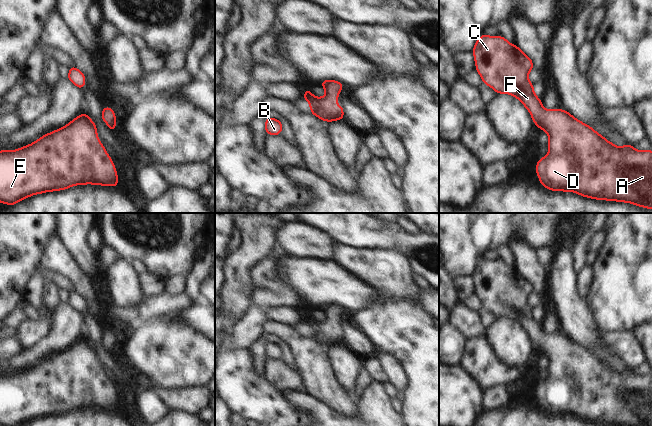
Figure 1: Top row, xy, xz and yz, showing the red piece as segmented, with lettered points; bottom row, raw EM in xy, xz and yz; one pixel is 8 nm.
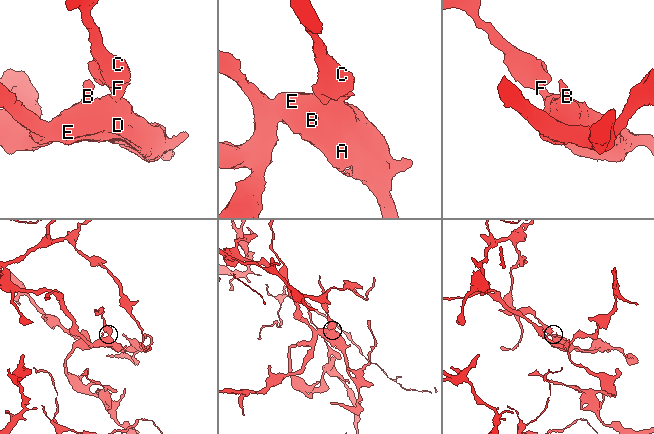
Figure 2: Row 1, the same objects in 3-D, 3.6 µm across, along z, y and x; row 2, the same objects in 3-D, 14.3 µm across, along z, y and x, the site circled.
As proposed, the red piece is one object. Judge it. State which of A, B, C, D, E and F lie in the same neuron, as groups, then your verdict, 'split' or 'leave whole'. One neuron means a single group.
A B C D E F; leave whole

